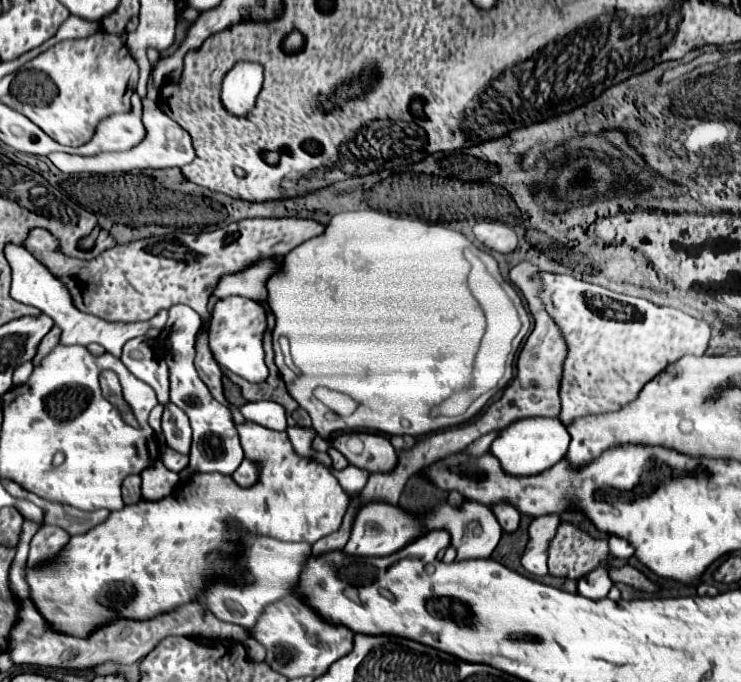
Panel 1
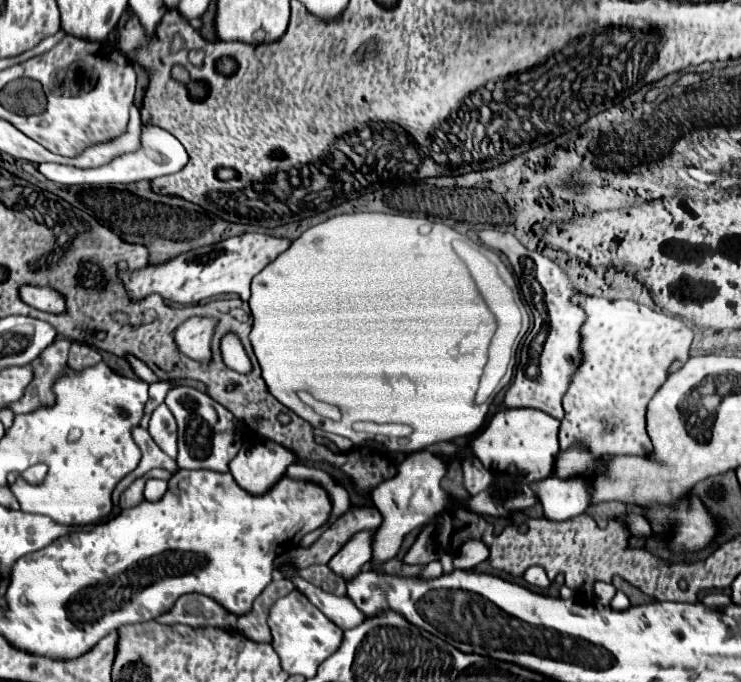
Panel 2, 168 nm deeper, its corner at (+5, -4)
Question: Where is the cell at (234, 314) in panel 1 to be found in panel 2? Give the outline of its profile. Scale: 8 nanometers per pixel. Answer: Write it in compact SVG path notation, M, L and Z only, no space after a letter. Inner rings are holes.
M225 336L221 340L221 352L223 352L223 360L225 364L229 364L229 368L233 368L235 372L249 372L251 368L251 362L241 346L241 342L235 338L235 336Z

